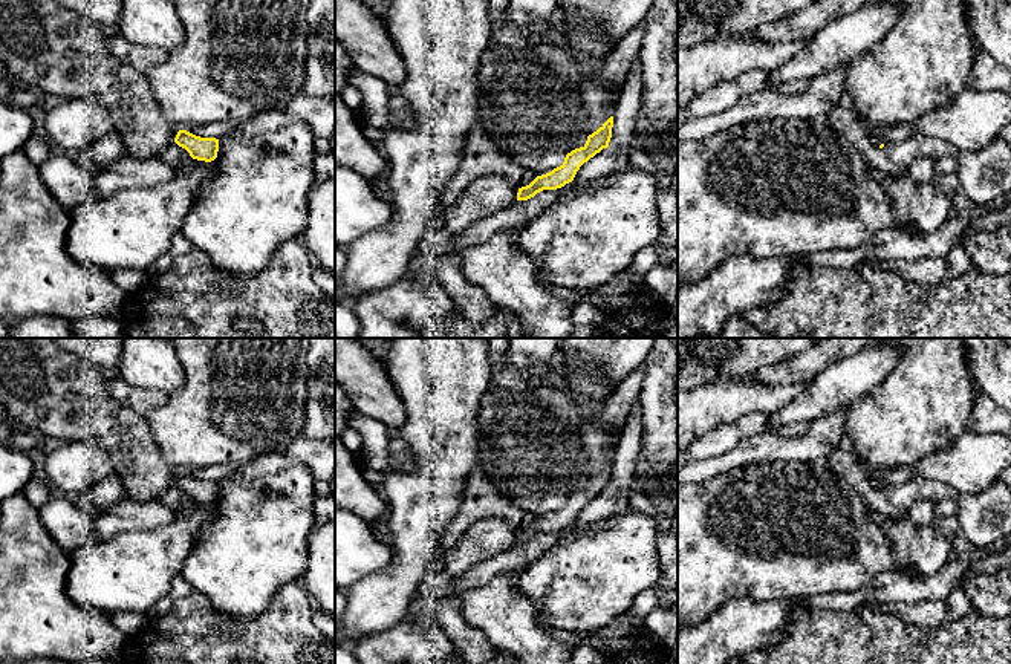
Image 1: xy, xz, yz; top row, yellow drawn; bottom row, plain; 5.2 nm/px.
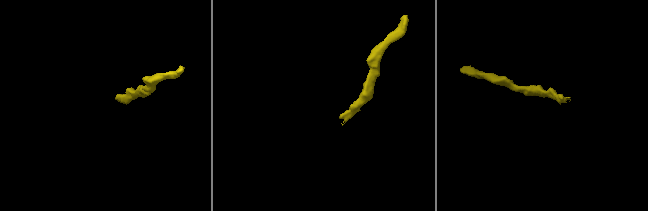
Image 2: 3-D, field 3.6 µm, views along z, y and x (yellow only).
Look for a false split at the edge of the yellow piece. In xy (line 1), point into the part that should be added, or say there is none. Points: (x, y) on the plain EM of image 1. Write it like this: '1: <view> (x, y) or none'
1: none

